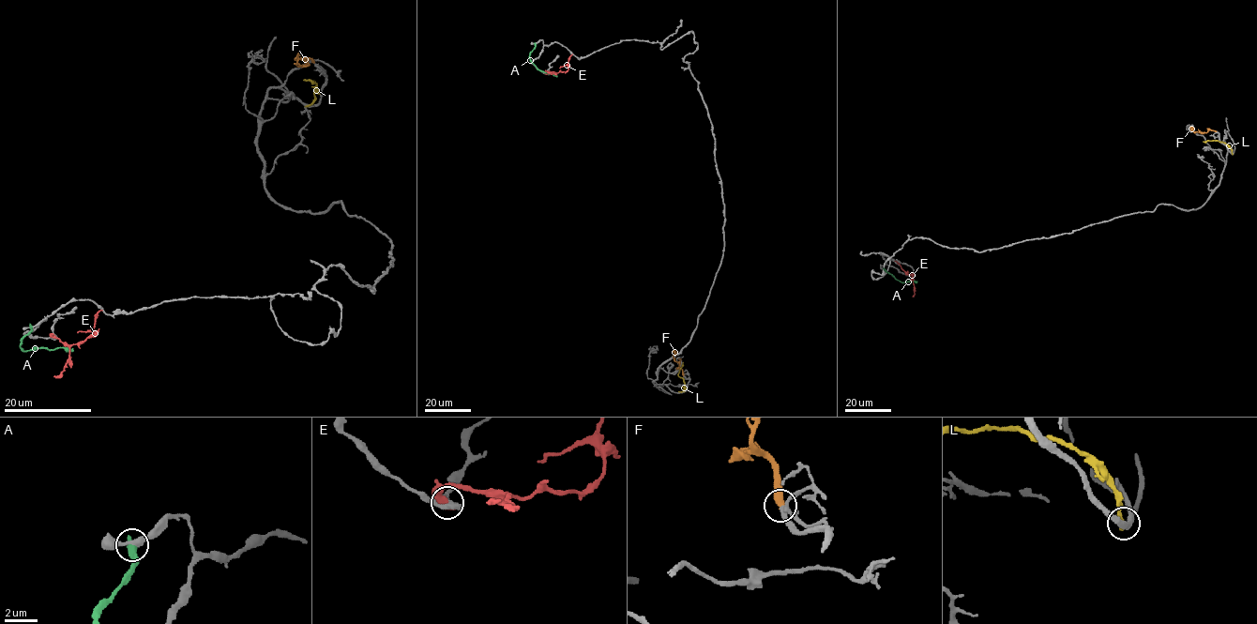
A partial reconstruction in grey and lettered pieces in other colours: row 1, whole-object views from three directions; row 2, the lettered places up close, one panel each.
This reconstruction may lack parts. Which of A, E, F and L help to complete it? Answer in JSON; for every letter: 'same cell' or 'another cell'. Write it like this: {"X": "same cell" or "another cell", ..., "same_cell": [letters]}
{"A": "another cell", "E": "another cell", "F": "same cell", "L": "another cell", "same_cell": ["F"]}

